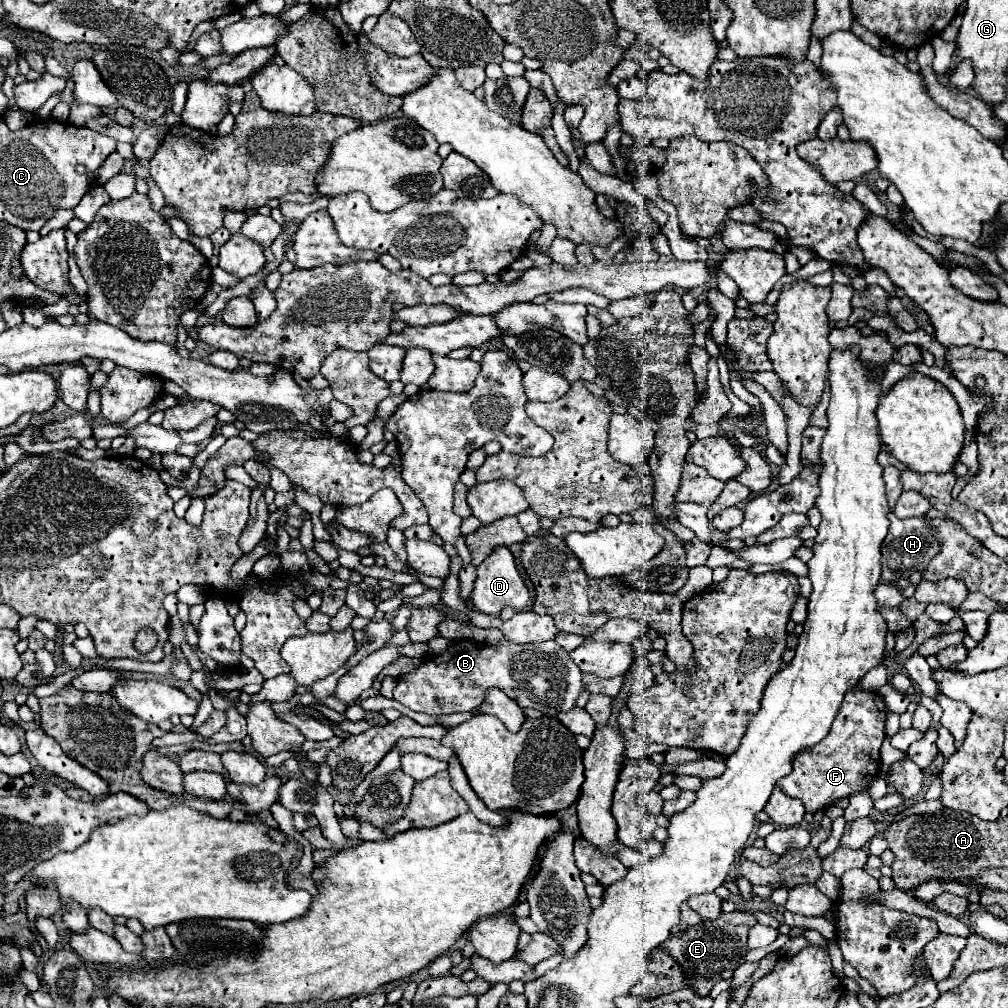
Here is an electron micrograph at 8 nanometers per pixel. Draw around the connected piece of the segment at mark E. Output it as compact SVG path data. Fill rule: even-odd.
M752 911L722 913L714 921L704 921L698 927L676 933L672 939L662 943L662 947L668 949L668 953L680 963L684 973L688 973L688 985L692 985L692 991L698 995L708 995L712 985L732 977L732 973L744 963L748 931L756 923L758 921Z

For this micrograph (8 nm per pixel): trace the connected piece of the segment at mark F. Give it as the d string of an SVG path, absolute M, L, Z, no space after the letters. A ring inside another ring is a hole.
M852 689L846 693L836 721L824 741L814 745L812 749L804 749L800 757L796 757L796 765L788 777L782 777L778 785L790 797L796 797L804 803L806 813L822 811L834 805L842 797L852 797L856 793L868 791L872 781L880 775L880 745L886 737L886 705L884 699L874 691Z

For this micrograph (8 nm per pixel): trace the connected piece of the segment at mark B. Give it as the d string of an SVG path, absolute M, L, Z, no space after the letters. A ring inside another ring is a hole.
M470 639L450 641L445 652L424 661L416 671L398 677L394 699L412 711L428 715L472 711L482 705L484 689L498 687L520 707L538 709L544 715L558 715L576 705L584 689L582 671L556 643L486 643Z

